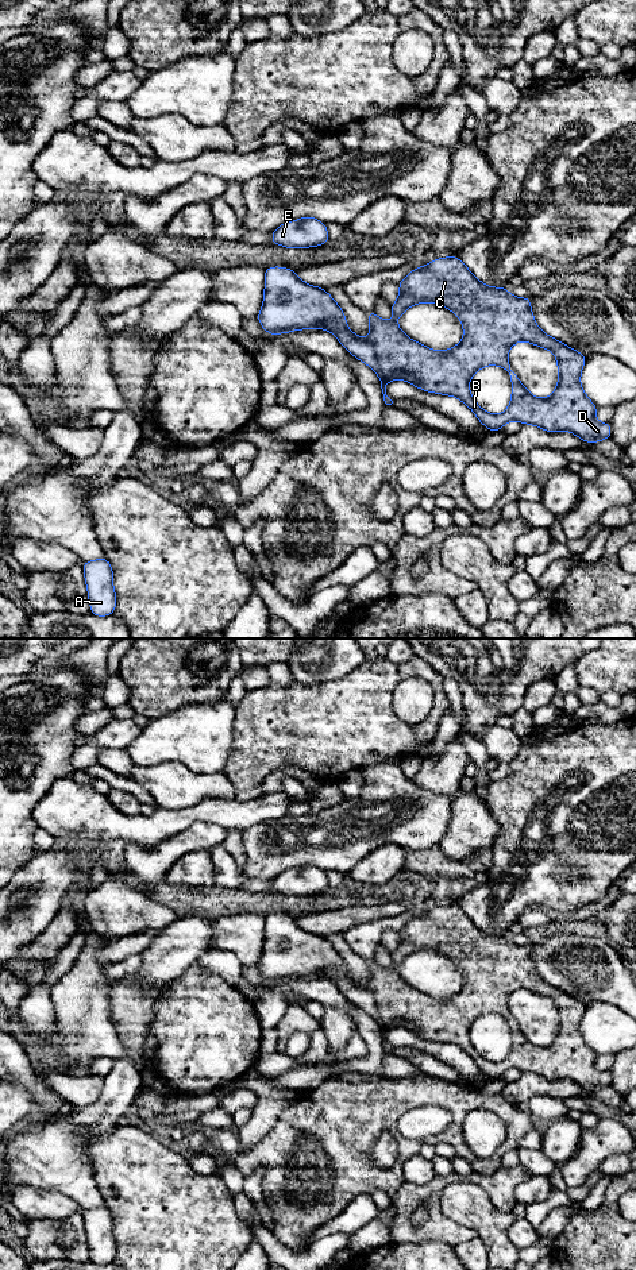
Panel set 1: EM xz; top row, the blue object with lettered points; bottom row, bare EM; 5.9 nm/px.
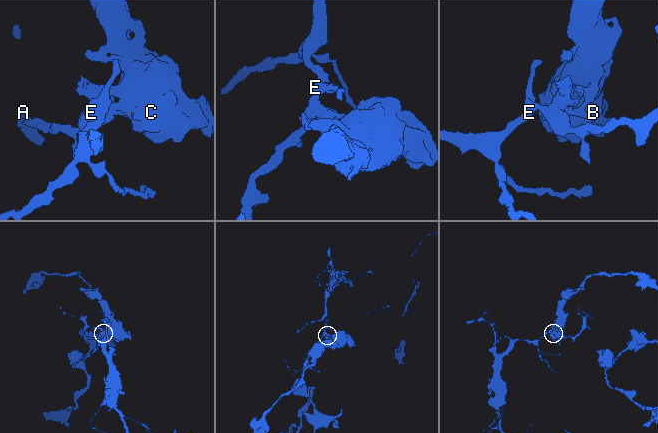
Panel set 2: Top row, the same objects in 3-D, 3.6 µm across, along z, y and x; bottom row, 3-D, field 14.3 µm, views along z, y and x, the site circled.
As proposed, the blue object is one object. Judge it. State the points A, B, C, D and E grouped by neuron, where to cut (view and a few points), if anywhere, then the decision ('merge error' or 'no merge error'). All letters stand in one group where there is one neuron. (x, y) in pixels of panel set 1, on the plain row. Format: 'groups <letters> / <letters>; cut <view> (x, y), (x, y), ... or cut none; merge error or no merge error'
groups A E / B C D; cut xz (339, 977), (347, 977), (373, 995), (380, 1019), (386, 1029); merge error

